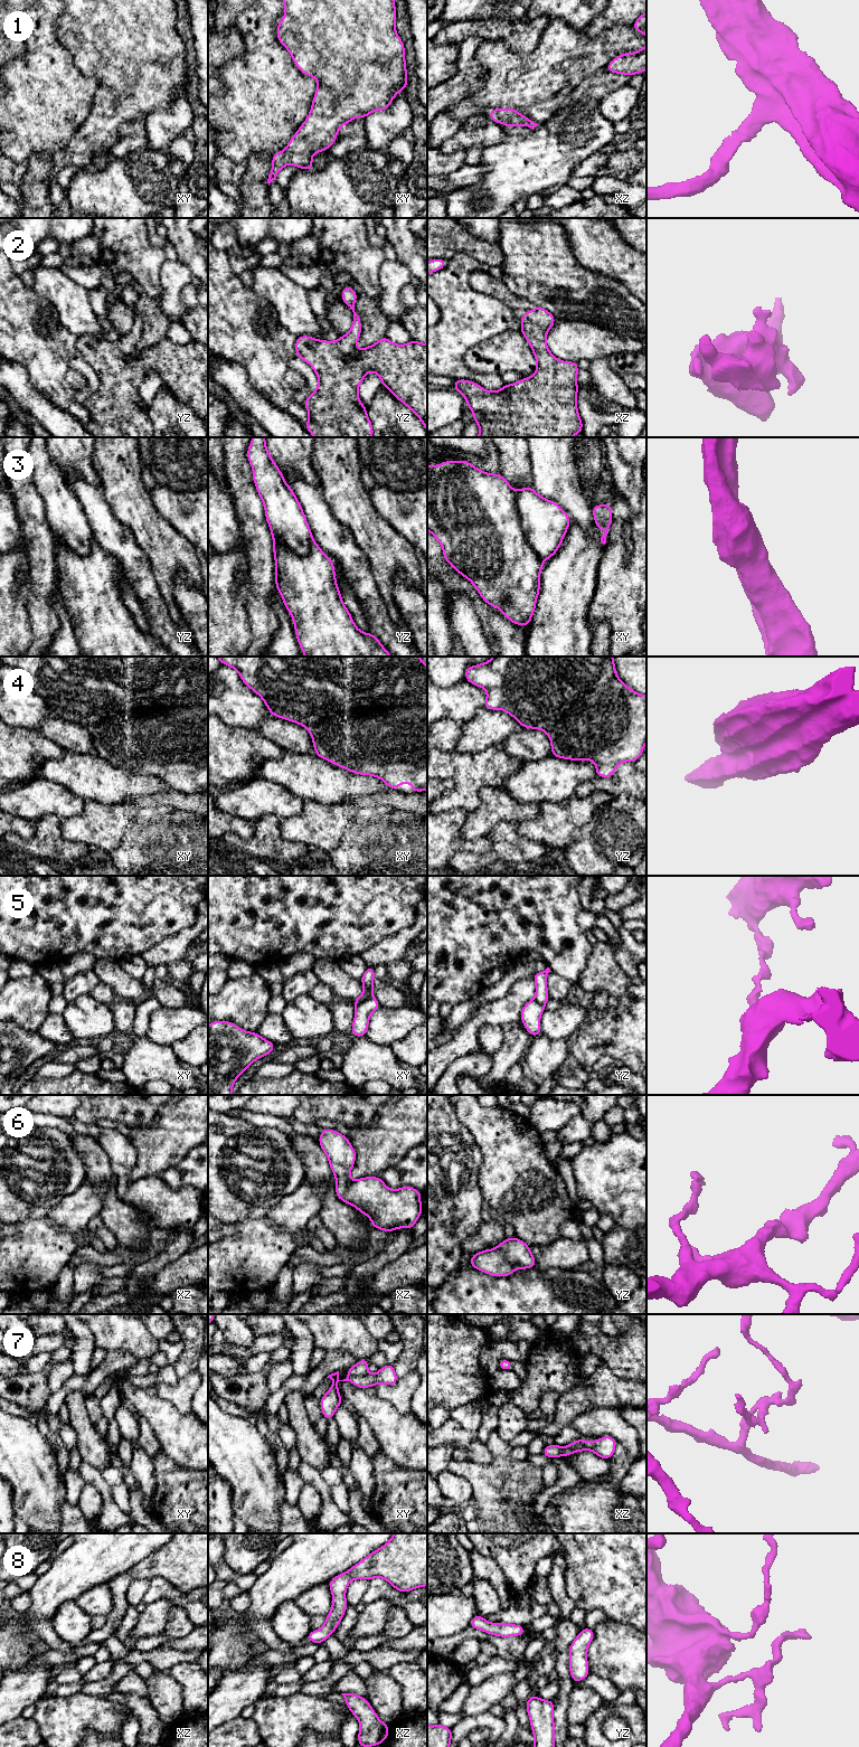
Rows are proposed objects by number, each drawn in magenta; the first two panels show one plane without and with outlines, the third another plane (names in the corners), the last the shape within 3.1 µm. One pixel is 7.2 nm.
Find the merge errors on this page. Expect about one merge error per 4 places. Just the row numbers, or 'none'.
4, 5, 7

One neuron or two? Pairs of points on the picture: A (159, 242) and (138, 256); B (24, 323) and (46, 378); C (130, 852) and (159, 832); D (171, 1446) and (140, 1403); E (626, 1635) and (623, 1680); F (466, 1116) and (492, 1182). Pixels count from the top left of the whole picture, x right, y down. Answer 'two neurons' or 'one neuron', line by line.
A: two neurons
B: one neuron
C: one neuron
D: one neuron
E: one neuron
F: one neuron

